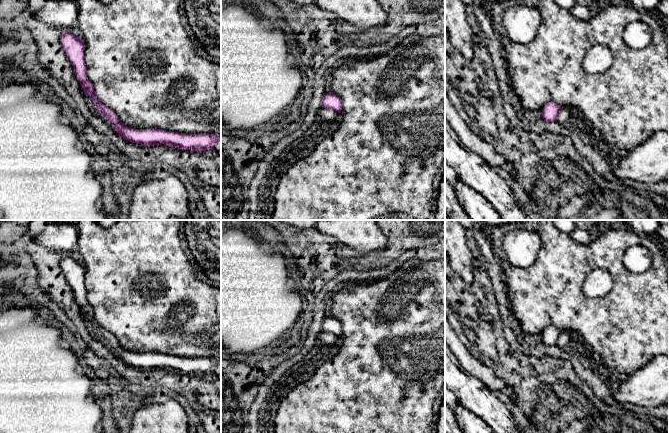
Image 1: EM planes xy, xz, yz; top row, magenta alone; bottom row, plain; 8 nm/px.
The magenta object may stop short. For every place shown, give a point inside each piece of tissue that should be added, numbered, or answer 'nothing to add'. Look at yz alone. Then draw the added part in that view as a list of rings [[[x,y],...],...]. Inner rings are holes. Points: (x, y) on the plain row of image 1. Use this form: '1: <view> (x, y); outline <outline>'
nothing to add

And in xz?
nothing to add

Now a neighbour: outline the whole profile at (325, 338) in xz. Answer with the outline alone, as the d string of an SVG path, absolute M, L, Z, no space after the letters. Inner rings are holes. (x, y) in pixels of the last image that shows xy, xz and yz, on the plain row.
M321 332L318 336L318 340L321 347L328 345L335 346L340 343L340 337L329 332Z

